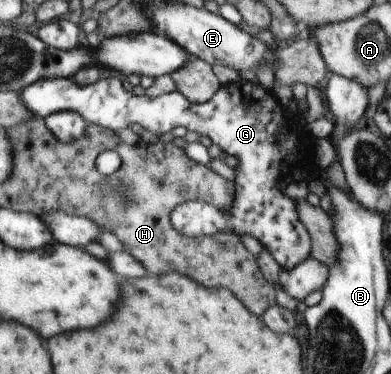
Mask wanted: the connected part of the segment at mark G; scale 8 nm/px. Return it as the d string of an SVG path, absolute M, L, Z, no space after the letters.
M119 76L103 78L97 80L95 84L81 86L73 78L51 78L38 81L36 84L29 86L27 90L19 93L23 94L25 102L33 110L33 114L41 119L55 114L55 112L77 112L88 124L101 126L113 132L119 129L131 128L135 124L148 130L156 135L163 135L171 132L174 128L185 127L188 131L197 132L202 136L207 136L214 144L219 146L227 155L232 155L239 160L235 170L236 196L229 210L217 210L217 208L205 204L200 200L191 200L191 202L182 203L172 211L172 224L181 235L191 238L201 237L204 235L213 235L221 232L233 232L239 238L243 234L253 236L262 246L265 246L271 256L277 260L281 269L289 272L296 269L301 262L310 257L312 251L312 238L307 226L301 222L300 214L295 210L295 202L283 194L282 190L289 184L289 175L292 169L297 166L303 170L309 170L309 167L317 166L314 162L313 140L309 148L303 148L301 144L301 134L303 132L287 132L287 112L283 110L280 102L275 100L273 94L261 88L261 102L251 102L247 94L243 96L241 84L233 82L232 84L223 85L217 90L217 93L203 104L189 102L183 94L178 91L163 96L149 98L149 96L135 96L127 92L119 80Z

